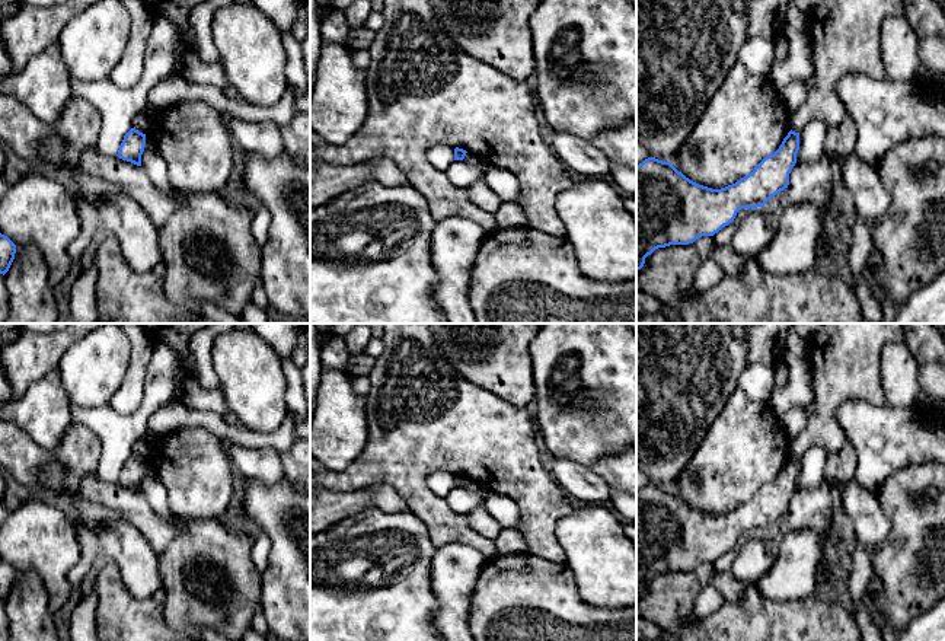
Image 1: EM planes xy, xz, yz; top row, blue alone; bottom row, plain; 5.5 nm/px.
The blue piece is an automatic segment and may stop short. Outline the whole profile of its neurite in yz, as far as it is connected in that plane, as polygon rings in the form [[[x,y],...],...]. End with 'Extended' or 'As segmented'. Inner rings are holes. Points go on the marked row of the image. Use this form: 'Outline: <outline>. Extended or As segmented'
Outline: [[[791,130],[779,149],[766,156],[751,173],[721,189],[690,181],[670,162],[645,159],[636,166],[636,270],[658,248],[689,245],[702,236],[713,236],[732,223],[741,208],[764,207],[772,197],[788,188],[798,150],[799,133]]]. As segmented

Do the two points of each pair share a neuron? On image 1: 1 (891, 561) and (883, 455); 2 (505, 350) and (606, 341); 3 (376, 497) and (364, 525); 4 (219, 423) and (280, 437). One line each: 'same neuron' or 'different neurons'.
1: different neurons
2: different neurons
3: different neurons
4: same neuron

